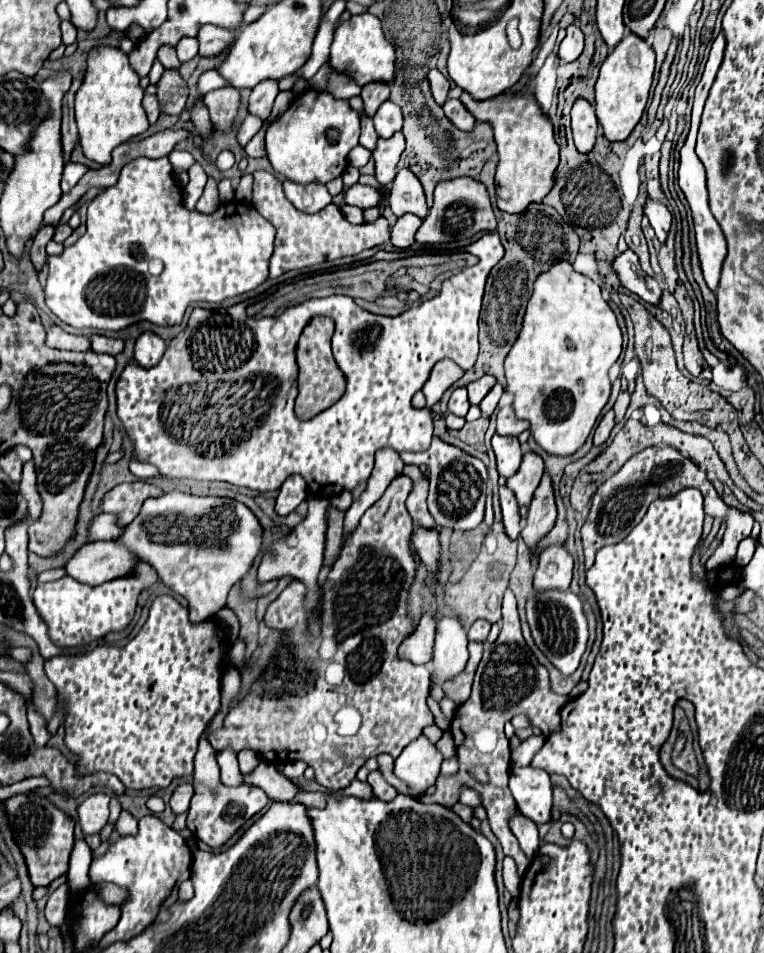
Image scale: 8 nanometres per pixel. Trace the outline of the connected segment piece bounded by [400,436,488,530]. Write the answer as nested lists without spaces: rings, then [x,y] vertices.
[[[434,436],[432,446],[424,452],[402,452],[400,458],[404,464],[426,464],[430,472],[430,494],[428,508],[438,526],[452,530],[472,530],[484,520],[484,500],[486,500],[486,480],[488,470],[484,462],[468,452],[452,446],[438,436]]]

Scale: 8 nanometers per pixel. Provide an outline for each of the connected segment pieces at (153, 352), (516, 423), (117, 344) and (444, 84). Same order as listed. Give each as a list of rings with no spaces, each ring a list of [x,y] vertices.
[[[144,332],[136,340],[134,358],[136,358],[136,362],[140,366],[150,368],[150,366],[156,366],[160,362],[160,358],[164,356],[166,348],[168,348],[168,342],[164,338],[160,338],[154,332]]]
[[[502,406],[498,410],[498,430],[496,432],[500,436],[518,436],[520,432],[524,432],[528,428],[530,428],[530,424],[526,420],[518,420],[514,416],[512,406]]]
[[[92,334],[90,342],[92,342],[94,352],[104,352],[104,354],[112,354],[112,356],[122,352],[122,348],[124,348],[124,340],[108,338],[108,336],[100,336],[100,334]]]
[[[438,68],[430,70],[428,80],[430,80],[430,88],[432,88],[432,96],[434,96],[434,100],[436,100],[438,104],[444,104],[444,102],[446,102],[446,98],[448,98],[450,82],[446,80],[446,76],[444,76]]]

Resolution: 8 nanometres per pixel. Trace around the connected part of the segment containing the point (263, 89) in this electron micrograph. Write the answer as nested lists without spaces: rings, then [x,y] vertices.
[[[260,82],[260,86],[256,86],[250,96],[250,106],[248,106],[250,114],[256,114],[262,120],[266,120],[272,110],[276,94],[278,94],[278,82]]]

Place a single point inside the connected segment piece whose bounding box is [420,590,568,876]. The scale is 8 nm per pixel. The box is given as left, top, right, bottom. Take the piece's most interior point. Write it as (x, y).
(509, 681)

